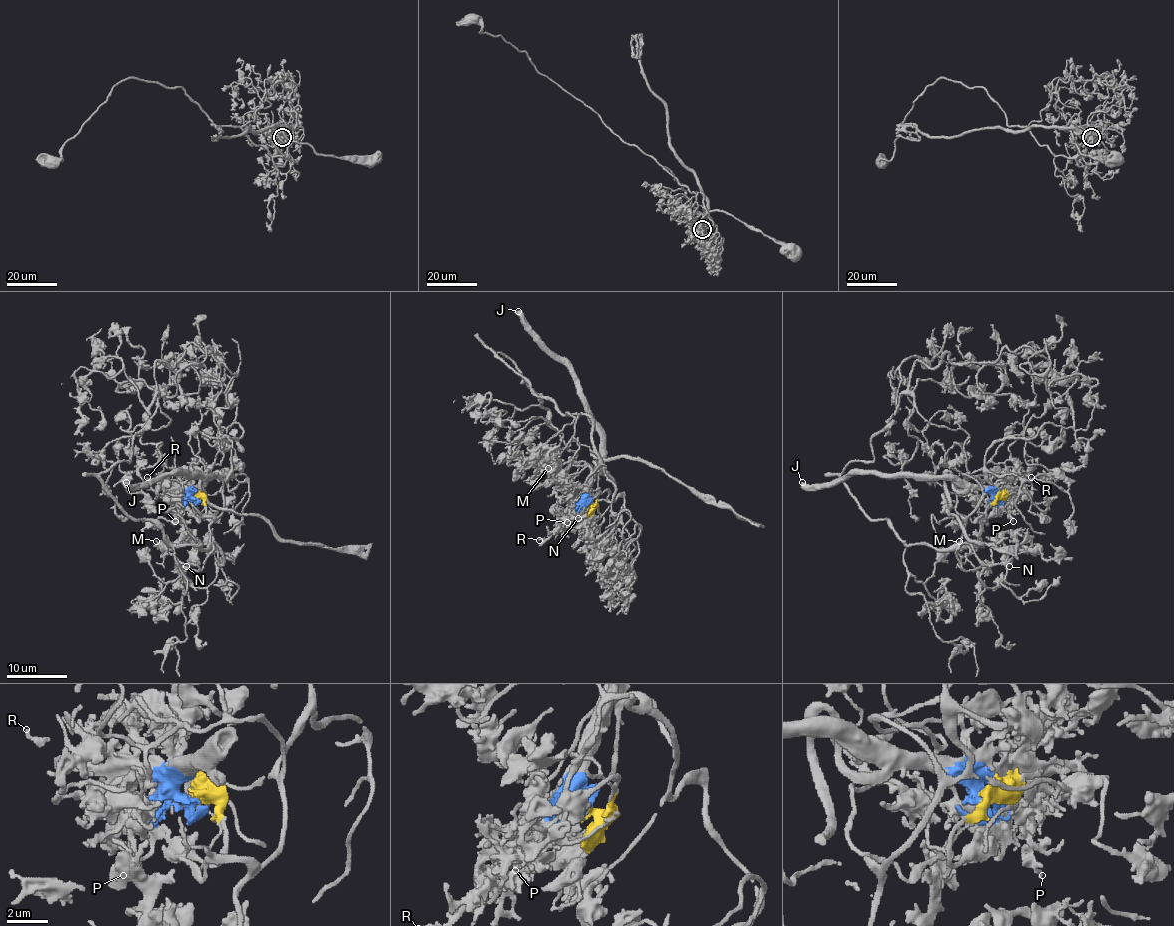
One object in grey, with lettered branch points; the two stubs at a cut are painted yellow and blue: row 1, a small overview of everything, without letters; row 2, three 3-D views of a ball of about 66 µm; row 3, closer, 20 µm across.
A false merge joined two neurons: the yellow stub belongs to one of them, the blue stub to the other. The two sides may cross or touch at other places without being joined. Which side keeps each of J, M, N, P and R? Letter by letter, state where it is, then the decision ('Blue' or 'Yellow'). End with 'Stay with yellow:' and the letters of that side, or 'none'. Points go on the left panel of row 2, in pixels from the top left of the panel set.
J: Place: (126, 482). Blue
M: Place: (156, 541). Yellow
N: Place: (186, 566). Yellow
P: Place: (175, 521). Blue
R: Place: (147, 477). Blue
Stay with yellow: M, N

